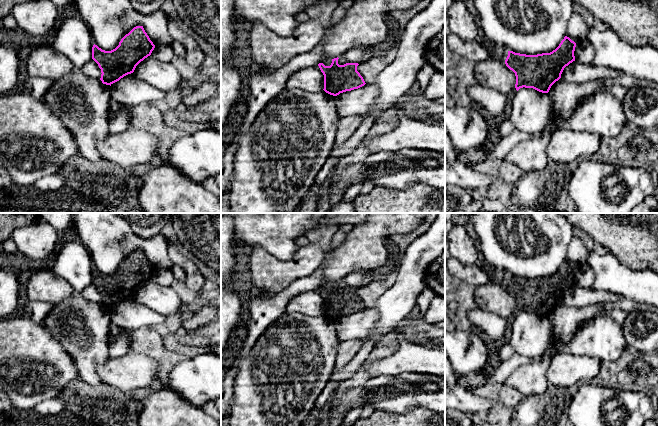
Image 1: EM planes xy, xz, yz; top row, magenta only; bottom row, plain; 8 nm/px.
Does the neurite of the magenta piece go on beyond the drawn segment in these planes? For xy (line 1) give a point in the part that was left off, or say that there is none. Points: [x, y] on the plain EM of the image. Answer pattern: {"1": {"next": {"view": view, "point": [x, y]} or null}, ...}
{"1": {"next": null}}

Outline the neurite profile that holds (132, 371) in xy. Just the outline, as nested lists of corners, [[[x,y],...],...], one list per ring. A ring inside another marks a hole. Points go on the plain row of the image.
[[[133,350],[118,357],[109,357],[97,369],[104,384],[112,386],[126,394],[149,387],[159,378],[160,365],[143,353]]]

